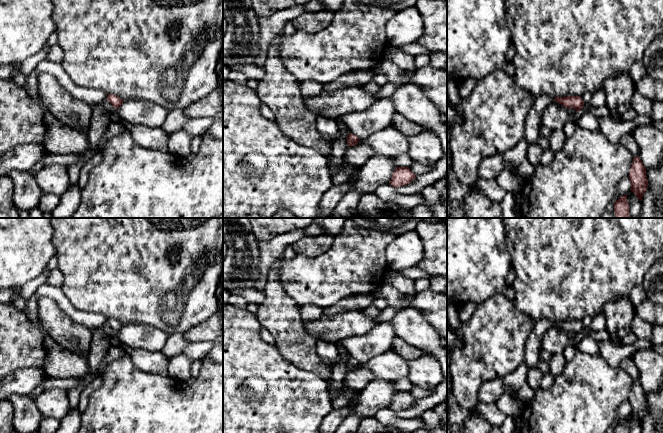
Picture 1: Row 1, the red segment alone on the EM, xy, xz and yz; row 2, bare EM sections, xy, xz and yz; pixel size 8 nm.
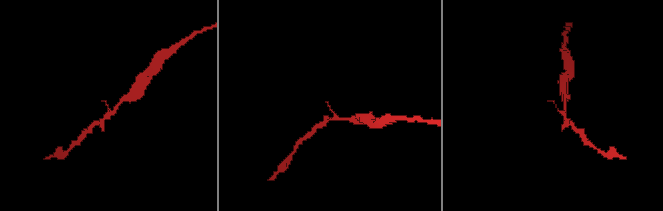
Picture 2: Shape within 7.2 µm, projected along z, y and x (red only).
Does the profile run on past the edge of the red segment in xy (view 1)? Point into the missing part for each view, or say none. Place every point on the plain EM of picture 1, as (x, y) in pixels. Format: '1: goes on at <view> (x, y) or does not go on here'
1: does not go on here

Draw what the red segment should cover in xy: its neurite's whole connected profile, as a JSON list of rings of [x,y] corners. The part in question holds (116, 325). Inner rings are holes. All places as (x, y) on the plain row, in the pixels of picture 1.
[[[108,318],[107,319],[107,324],[116,333],[119,332],[122,329],[122,327],[123,327],[123,324],[120,321],[118,321],[117,319],[114,319],[114,318]]]

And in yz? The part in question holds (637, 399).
[[[633,381],[633,386],[628,399],[631,406],[631,415],[641,425],[643,418],[647,415],[648,404],[646,400],[646,392],[640,381]]]

